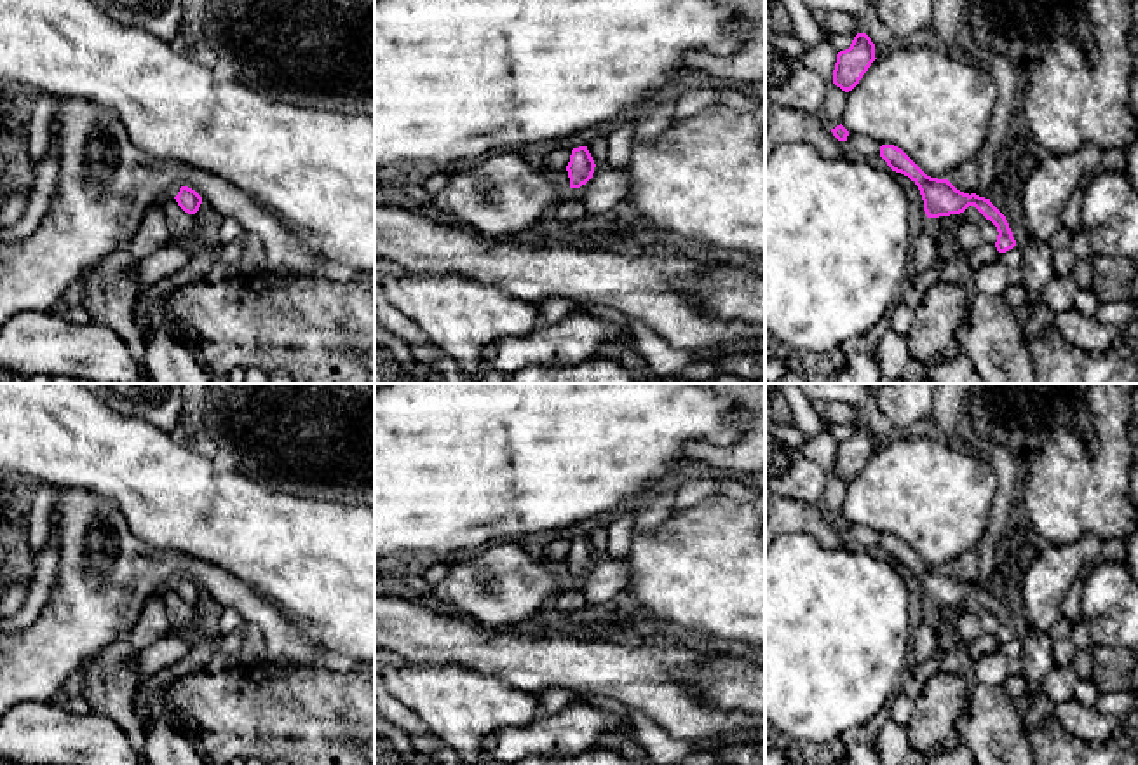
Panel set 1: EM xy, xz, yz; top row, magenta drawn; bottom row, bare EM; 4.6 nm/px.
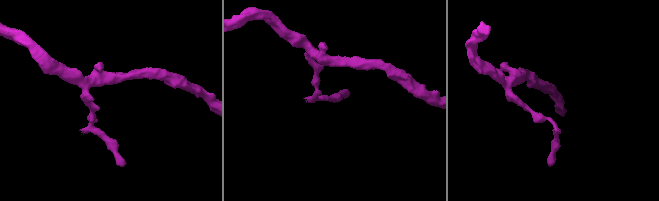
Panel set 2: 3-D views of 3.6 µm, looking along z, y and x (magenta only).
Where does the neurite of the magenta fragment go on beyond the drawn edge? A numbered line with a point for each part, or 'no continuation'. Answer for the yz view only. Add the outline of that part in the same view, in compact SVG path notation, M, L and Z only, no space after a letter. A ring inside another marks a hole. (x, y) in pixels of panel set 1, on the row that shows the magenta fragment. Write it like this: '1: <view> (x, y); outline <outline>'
no continuation

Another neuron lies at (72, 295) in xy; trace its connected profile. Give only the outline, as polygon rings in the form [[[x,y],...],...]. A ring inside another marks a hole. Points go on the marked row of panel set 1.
[[[85,272],[80,277],[77,277],[61,294],[64,305],[68,305],[68,307],[80,305],[82,291],[85,286],[84,275],[85,275]]]

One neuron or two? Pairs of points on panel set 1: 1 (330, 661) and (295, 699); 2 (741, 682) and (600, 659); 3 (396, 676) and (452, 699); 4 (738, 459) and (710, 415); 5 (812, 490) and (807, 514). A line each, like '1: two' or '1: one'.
1: two
2: two
3: one
4: two
5: two

